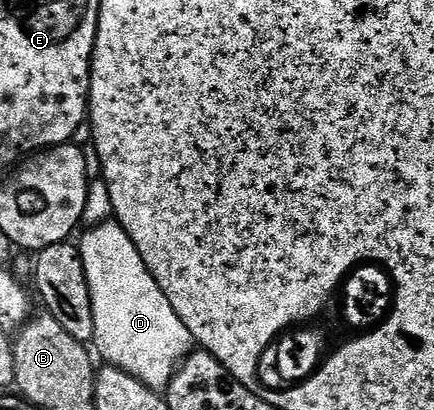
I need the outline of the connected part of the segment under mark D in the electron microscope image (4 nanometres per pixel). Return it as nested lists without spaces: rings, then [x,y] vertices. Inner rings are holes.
[[[117,220],[104,221],[83,233],[79,248],[93,300],[95,331],[91,345],[96,356],[102,357],[106,366],[127,371],[149,389],[168,390],[177,366],[194,352],[191,331],[175,315],[175,307],[147,271],[131,235]]]

